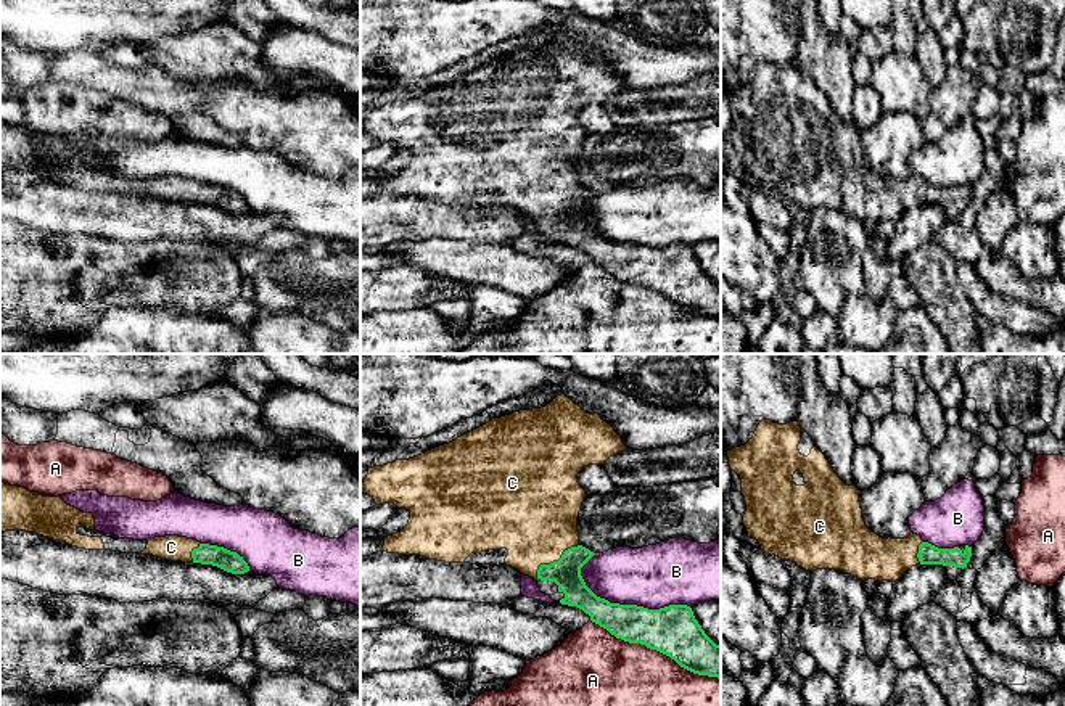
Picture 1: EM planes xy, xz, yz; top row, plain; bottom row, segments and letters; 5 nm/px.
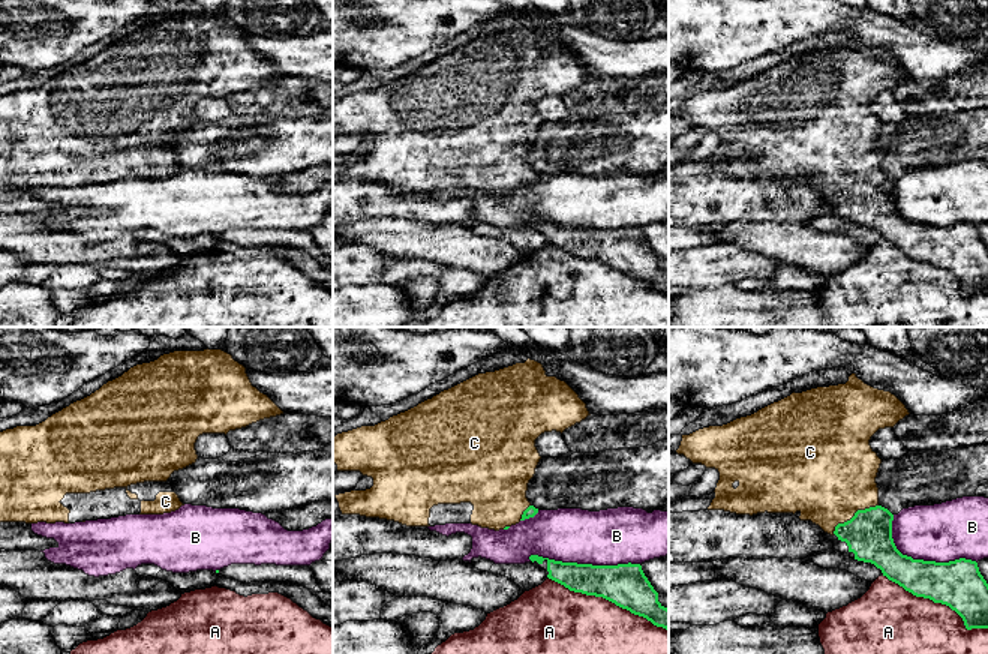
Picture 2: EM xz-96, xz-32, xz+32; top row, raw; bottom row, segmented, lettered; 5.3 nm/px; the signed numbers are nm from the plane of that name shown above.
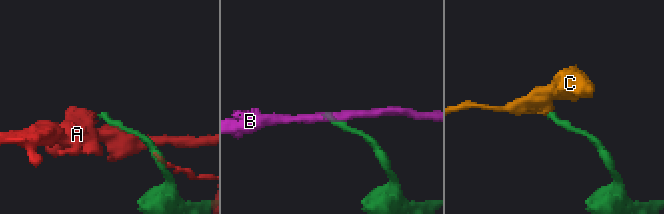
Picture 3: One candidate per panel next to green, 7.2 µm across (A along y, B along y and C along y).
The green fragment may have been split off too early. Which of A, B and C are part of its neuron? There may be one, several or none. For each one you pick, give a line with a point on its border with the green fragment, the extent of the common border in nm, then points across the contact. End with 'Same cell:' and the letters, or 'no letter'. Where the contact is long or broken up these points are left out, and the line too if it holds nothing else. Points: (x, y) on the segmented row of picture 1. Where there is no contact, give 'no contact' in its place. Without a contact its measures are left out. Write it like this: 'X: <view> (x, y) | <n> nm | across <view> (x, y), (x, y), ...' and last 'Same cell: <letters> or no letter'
C: xz (554, 562) | 280 nm | across xz (565, 573), (554, 562), (534, 517)
Same cell: C

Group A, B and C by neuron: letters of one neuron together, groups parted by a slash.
A / B / C

